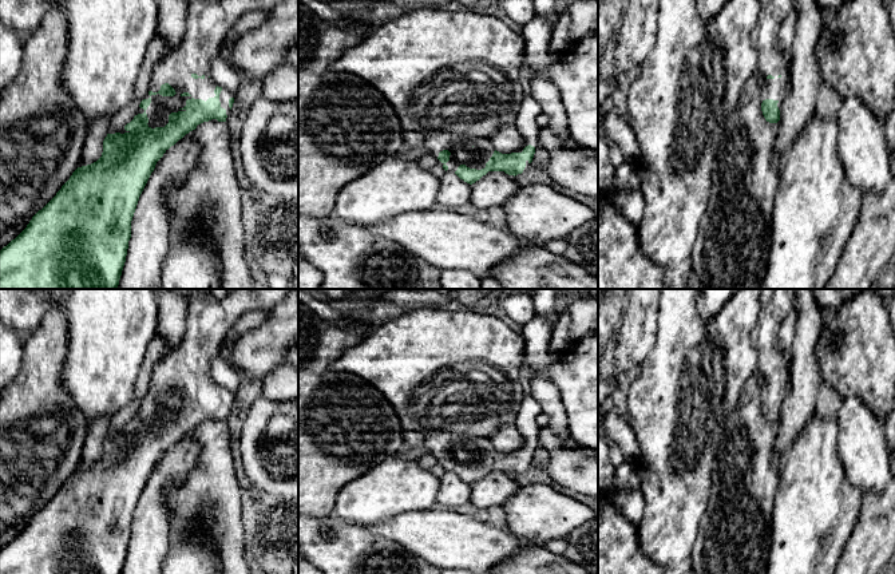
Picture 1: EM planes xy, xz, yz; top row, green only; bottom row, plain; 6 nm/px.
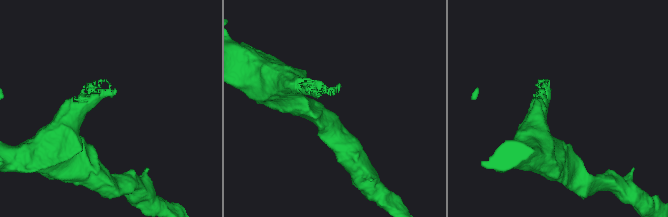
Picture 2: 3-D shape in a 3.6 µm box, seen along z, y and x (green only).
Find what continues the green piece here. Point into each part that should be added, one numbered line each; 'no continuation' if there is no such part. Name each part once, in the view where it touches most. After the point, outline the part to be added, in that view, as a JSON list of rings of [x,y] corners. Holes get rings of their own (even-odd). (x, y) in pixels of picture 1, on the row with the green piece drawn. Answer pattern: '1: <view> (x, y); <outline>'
1: xy (208, 22); [[[191,0],[189,4],[186,28],[182,43],[177,50],[167,54],[153,67],[150,90],[144,99],[151,99],[146,110],[148,127],[165,127],[169,123],[171,112],[186,111],[187,99],[207,100],[214,98],[214,90],[218,86],[209,78],[211,59],[221,54],[222,43],[229,29],[245,13],[250,11],[272,12],[282,0]],[[169,83],[174,90],[174,96],[162,96],[158,94],[161,86]],[[218,86],[219,87],[219,86]]]

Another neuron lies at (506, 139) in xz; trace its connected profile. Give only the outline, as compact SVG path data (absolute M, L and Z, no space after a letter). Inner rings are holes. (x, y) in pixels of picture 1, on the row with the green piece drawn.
M514 123L500 126L491 136L495 150L502 154L511 154L526 147L526 140Z

